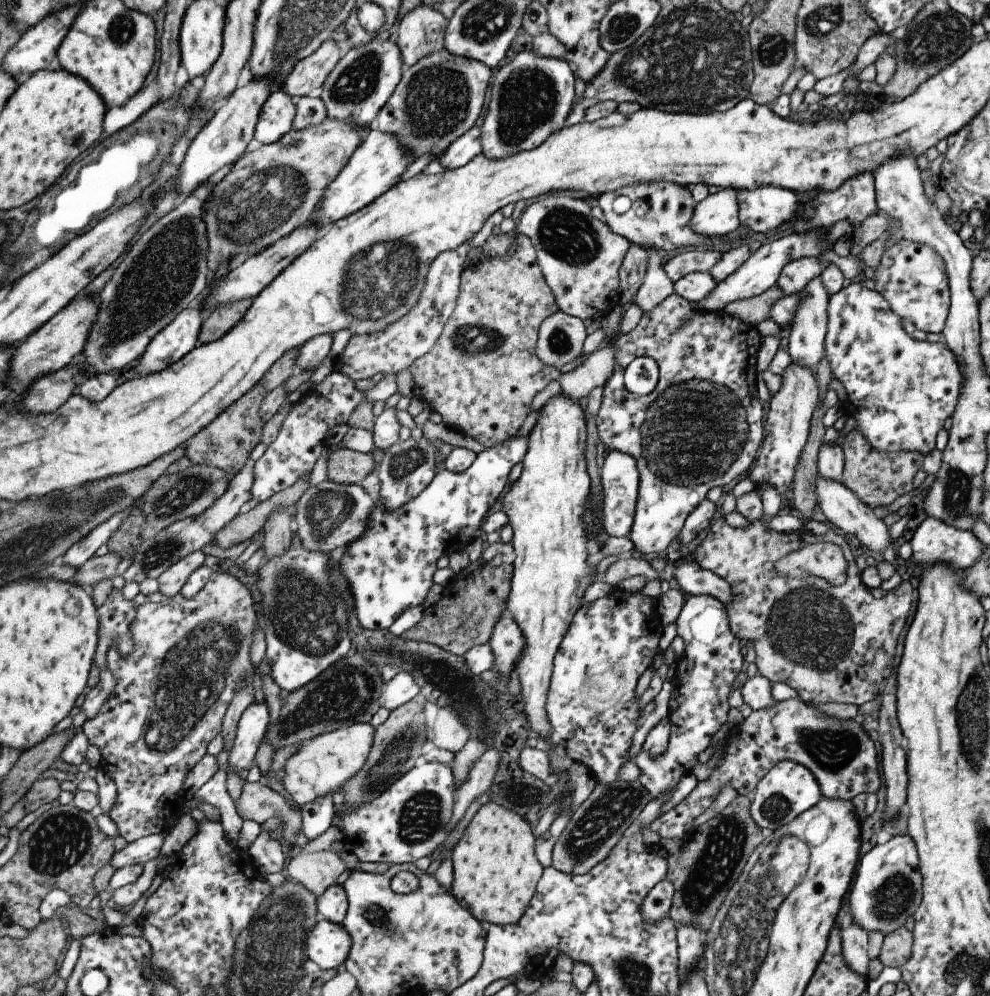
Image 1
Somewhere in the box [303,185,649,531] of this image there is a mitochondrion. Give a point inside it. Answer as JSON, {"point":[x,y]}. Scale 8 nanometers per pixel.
{"point":[378,280]}

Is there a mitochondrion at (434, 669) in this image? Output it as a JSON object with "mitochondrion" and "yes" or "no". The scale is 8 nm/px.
{"mitochondrion":"yes"}

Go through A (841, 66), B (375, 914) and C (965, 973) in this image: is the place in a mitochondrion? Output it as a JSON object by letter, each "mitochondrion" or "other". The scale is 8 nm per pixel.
{"A":"other","B":"mitochondrion","C":"mitochondrion"}

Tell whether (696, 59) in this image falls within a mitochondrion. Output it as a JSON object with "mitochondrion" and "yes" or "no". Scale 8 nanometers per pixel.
{"mitochondrion":"yes"}

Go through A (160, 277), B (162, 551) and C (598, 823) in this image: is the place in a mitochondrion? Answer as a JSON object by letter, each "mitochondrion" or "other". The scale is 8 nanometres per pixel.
{"A":"mitochondrion","B":"mitochondrion","C":"mitochondrion"}

